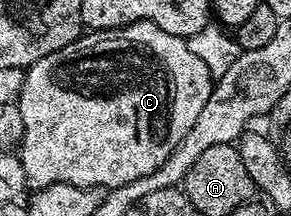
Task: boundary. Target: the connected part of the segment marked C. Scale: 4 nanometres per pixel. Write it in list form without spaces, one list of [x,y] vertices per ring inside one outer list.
[[[130,23],[108,31],[88,30],[86,33],[80,34],[78,39],[65,45],[65,49],[57,49],[57,53],[49,53],[49,57],[41,57],[41,61],[26,68],[21,93],[17,100],[21,109],[21,121],[25,121],[25,133],[22,143],[17,148],[17,154],[25,169],[27,187],[38,189],[58,183],[68,183],[78,187],[110,189],[153,173],[177,149],[177,145],[185,137],[185,133],[189,133],[193,129],[193,121],[197,121],[197,116],[201,114],[201,108],[205,106],[205,101],[209,101],[212,86],[213,76],[205,62],[201,61],[200,57],[197,57],[189,49],[187,40],[177,37],[173,33],[165,33],[165,29],[152,23]]]

